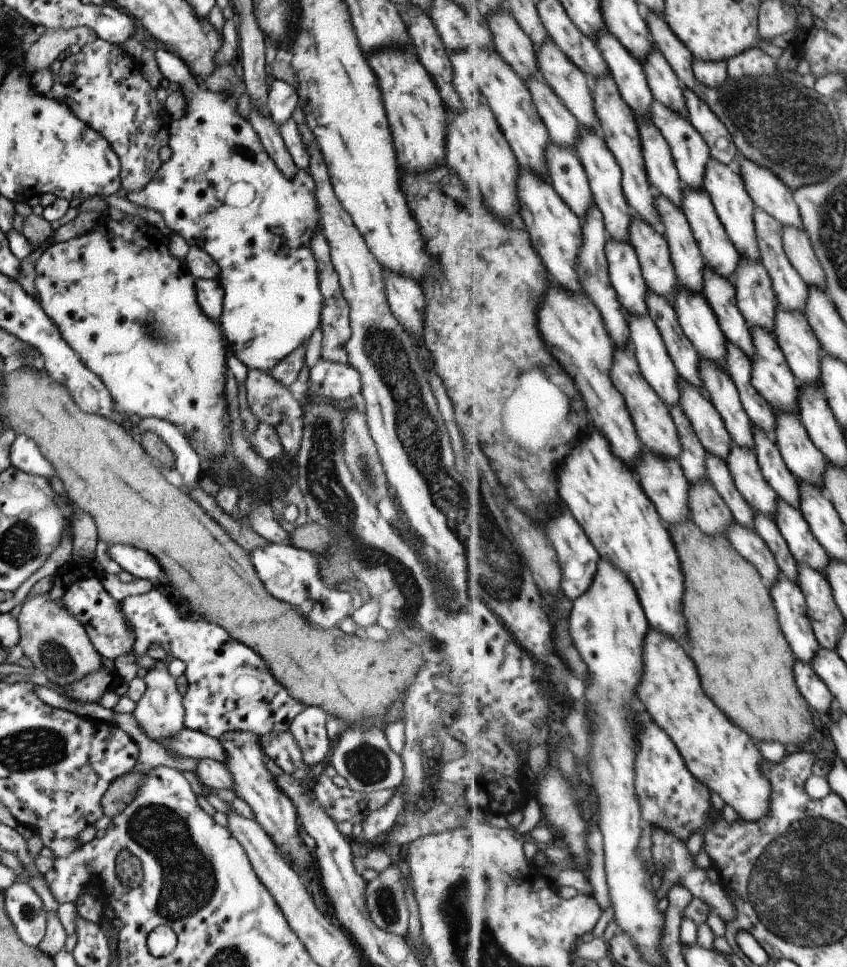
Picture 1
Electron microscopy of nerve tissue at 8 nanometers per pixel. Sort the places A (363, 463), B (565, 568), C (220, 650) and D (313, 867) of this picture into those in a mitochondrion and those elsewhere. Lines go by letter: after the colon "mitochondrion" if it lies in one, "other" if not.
A: mitochondrion
B: other
C: other
D: other

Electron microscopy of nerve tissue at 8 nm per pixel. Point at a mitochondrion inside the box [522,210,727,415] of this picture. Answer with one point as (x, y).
(591, 266)

